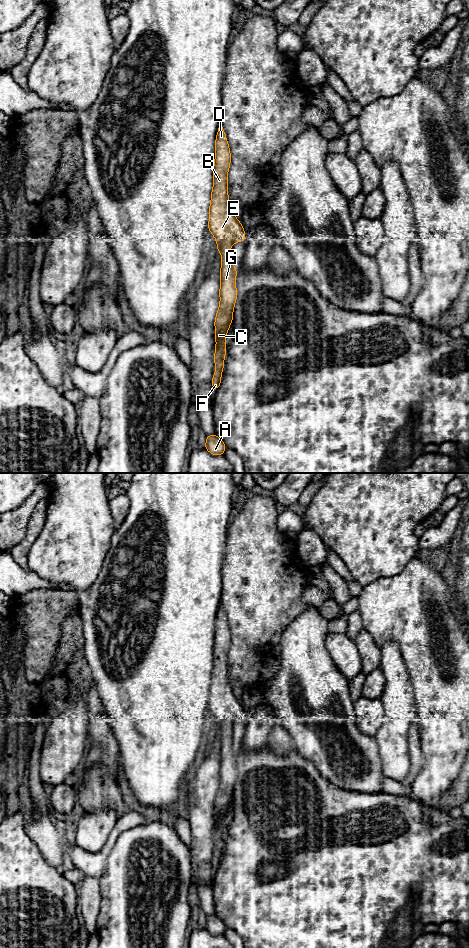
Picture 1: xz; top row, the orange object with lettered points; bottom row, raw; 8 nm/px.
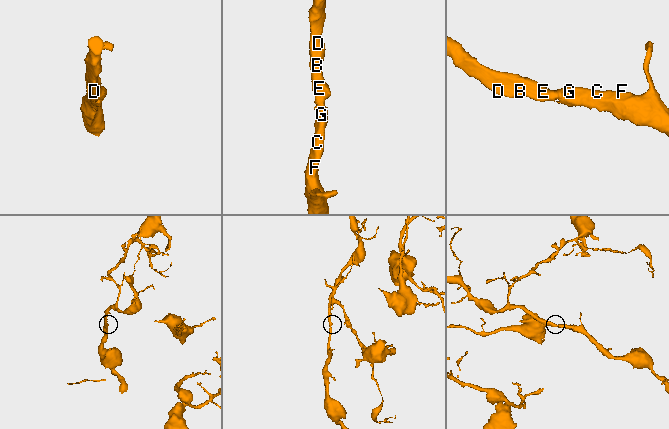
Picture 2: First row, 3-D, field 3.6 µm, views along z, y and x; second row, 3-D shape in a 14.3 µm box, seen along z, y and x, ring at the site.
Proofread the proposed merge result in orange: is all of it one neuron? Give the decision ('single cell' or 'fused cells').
single cell

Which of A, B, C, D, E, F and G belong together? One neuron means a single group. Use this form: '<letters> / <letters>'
A B C D E F G

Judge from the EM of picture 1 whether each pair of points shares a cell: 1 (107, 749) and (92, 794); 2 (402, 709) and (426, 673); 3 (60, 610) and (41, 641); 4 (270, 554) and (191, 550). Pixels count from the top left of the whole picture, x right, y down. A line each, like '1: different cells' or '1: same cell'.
1: different cells
2: different cells
3: same cell
4: different cells

